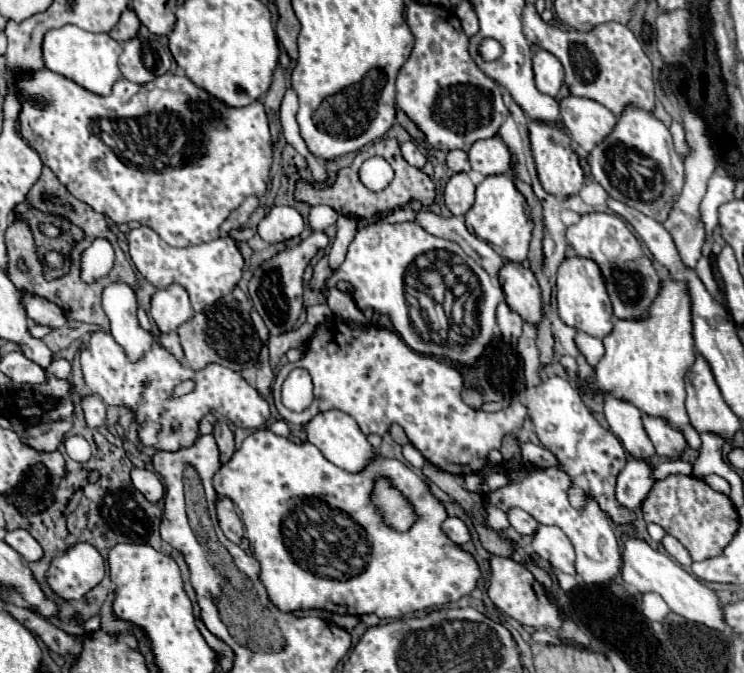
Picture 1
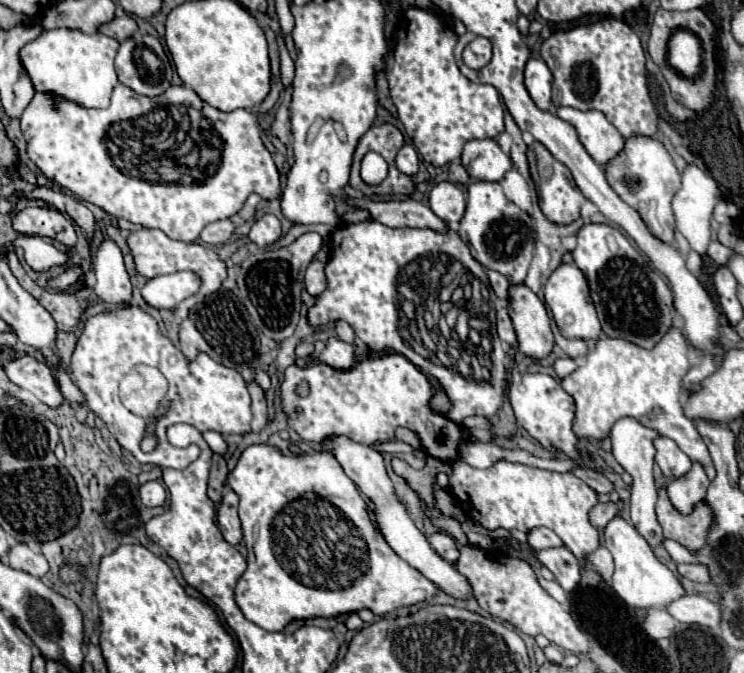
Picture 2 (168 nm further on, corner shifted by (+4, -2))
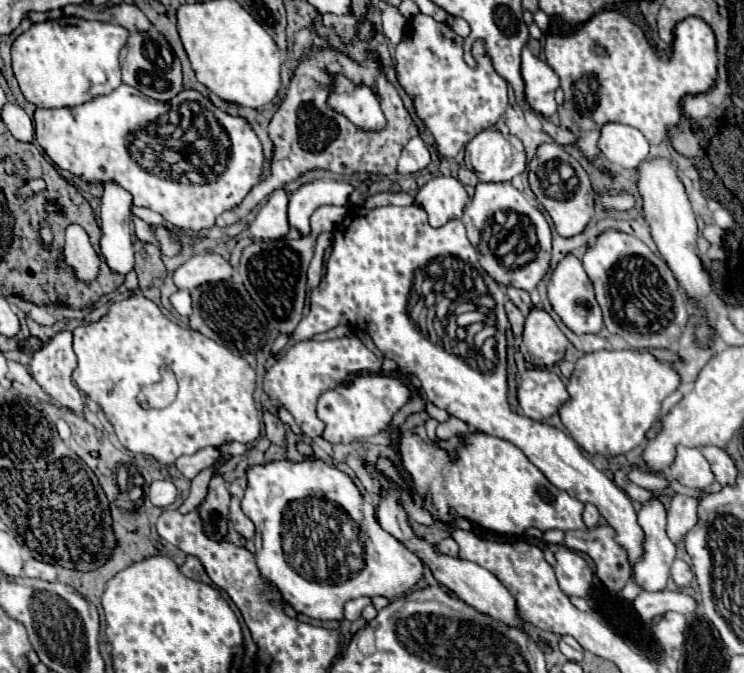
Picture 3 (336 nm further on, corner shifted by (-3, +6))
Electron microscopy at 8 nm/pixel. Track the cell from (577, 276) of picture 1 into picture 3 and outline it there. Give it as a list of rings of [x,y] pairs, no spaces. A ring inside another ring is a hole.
[[[566,255],[556,265],[556,269],[550,277],[550,283],[548,283],[548,299],[550,299],[550,305],[556,311],[556,315],[562,319],[562,323],[570,331],[584,335],[584,333],[598,333],[602,329],[602,311],[600,311],[600,305],[596,303],[592,281],[588,279],[588,275],[584,271],[582,261],[576,259],[574,255]]]

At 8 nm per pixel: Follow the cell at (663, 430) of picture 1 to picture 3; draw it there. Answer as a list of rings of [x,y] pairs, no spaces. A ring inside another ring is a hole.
[[[678,447],[676,461],[670,467],[670,475],[680,485],[696,489],[704,489],[714,481],[714,473],[702,451],[690,447]]]

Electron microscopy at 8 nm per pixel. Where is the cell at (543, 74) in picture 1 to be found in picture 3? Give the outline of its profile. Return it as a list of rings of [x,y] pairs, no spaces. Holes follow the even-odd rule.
[[[528,49],[522,51],[520,73],[524,79],[524,97],[528,107],[542,117],[552,117],[556,113],[554,91],[560,85],[556,73]]]

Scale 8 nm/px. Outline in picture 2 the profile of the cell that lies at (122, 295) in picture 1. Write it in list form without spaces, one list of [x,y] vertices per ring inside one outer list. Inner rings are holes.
[[[103,241],[97,249],[97,255],[93,259],[93,269],[95,269],[95,293],[97,297],[113,307],[127,305],[133,297],[131,293],[131,281],[129,273],[123,265],[123,255],[121,249],[113,241]]]

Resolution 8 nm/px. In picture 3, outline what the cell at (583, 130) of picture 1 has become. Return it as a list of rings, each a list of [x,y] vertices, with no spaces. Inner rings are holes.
[[[608,123],[602,127],[600,143],[602,157],[622,169],[638,169],[650,155],[650,143],[646,137],[630,127],[620,123]]]

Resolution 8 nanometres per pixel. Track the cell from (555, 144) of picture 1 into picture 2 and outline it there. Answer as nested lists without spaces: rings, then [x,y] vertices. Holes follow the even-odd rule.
[[[533,143],[529,145],[529,151],[527,151],[527,159],[529,159],[529,169],[531,169],[531,177],[535,181],[535,187],[537,187],[537,195],[539,195],[539,207],[541,211],[549,217],[549,221],[553,223],[571,223],[573,219],[579,217],[579,209],[585,201],[583,193],[579,191],[579,187],[575,185],[573,177],[571,177],[571,171],[559,163],[545,145],[541,143]]]

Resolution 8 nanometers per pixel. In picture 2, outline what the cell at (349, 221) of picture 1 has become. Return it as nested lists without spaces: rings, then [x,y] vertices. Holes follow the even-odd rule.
[[[313,261],[310,263],[307,273],[305,273],[305,289],[309,291],[309,295],[321,295],[327,287],[327,277],[325,277],[325,263],[321,261]]]

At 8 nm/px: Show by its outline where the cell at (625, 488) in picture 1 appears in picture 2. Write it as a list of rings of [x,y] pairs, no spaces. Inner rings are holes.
[[[617,499],[617,501],[601,501],[601,503],[597,503],[597,507],[593,507],[593,511],[589,513],[591,523],[593,523],[597,529],[603,529],[603,525],[607,525],[613,517],[617,517],[621,509],[623,509],[623,501],[621,501],[621,499]]]

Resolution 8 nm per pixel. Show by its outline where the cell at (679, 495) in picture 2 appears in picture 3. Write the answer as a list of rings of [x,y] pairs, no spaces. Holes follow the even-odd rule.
[[[674,495],[668,509],[668,525],[666,533],[672,539],[672,543],[678,543],[694,525],[696,525],[696,509],[698,499],[686,497],[686,495]]]

